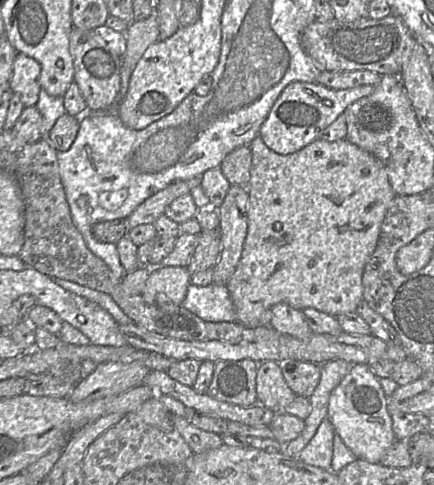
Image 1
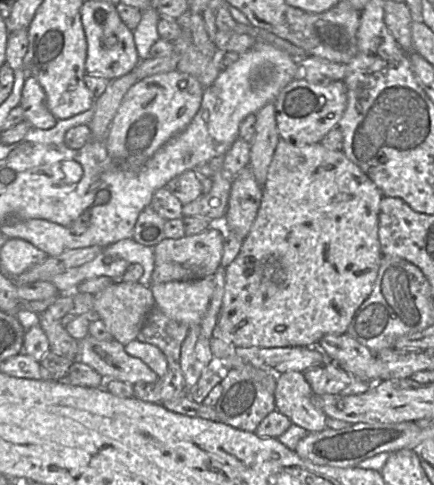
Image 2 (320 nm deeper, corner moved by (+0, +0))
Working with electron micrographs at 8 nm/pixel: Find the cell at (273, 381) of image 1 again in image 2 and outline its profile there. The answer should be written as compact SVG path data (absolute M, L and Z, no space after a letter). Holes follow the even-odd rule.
M288 371L277 375L274 392L275 410L308 433L326 429L327 416L313 404L313 395L303 372Z

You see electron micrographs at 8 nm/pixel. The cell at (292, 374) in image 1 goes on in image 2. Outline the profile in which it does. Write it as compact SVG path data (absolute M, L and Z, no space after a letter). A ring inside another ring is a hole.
M335 363L307 369L303 376L315 395L340 394L353 378Z

